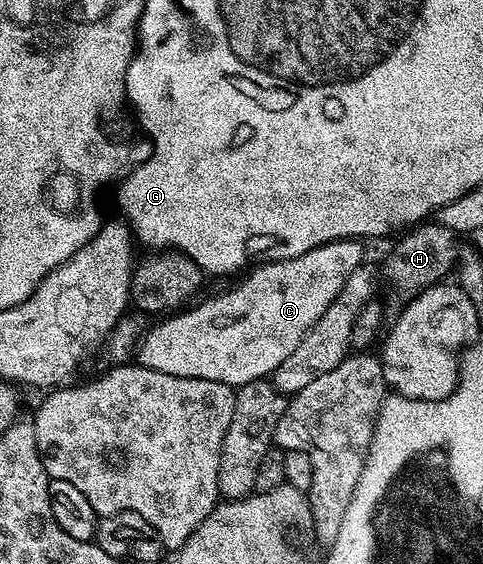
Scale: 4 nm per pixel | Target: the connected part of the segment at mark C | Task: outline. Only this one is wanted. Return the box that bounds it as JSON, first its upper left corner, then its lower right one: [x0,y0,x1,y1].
[135,239,366,386]

